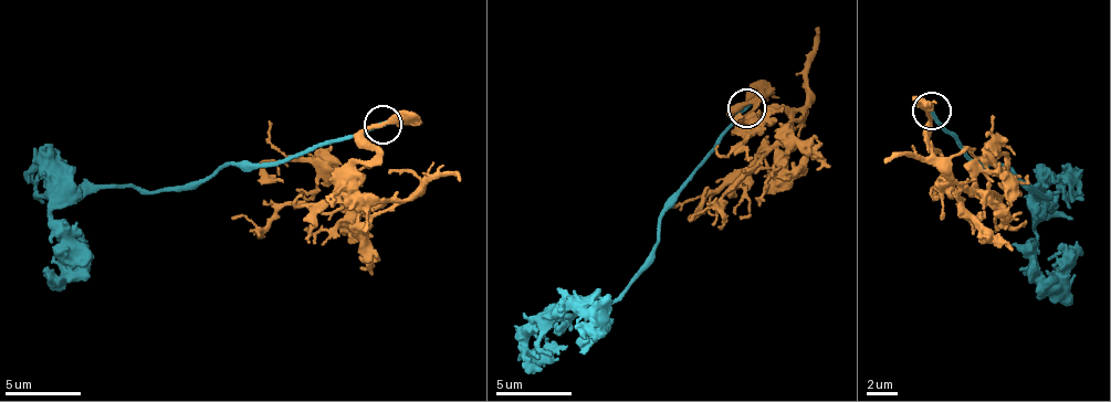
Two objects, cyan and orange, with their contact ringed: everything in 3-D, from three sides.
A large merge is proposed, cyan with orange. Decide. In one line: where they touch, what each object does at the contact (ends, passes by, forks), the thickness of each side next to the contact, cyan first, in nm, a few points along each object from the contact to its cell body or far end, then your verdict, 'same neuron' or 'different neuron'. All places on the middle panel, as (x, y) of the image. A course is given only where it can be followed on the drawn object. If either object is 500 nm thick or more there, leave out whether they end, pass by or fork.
place (746, 107); cyan ends; orange passes by; calibres 320 and 280 nm; course cyan (745, 106), (673, 198), (649, 264), (615, 299), (552, 317), (579, 304), (594, 311), (598, 325), (580, 347); course orange (745, 106), (732, 108), (754, 105), (755, 114), (777, 138), (760, 161), (716, 205), (688, 220); same neuron

